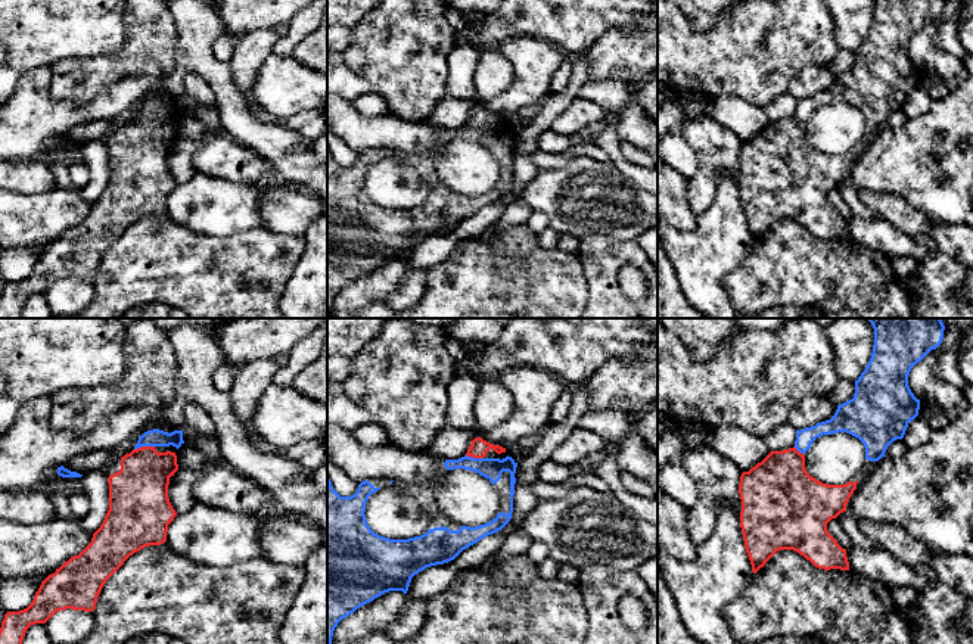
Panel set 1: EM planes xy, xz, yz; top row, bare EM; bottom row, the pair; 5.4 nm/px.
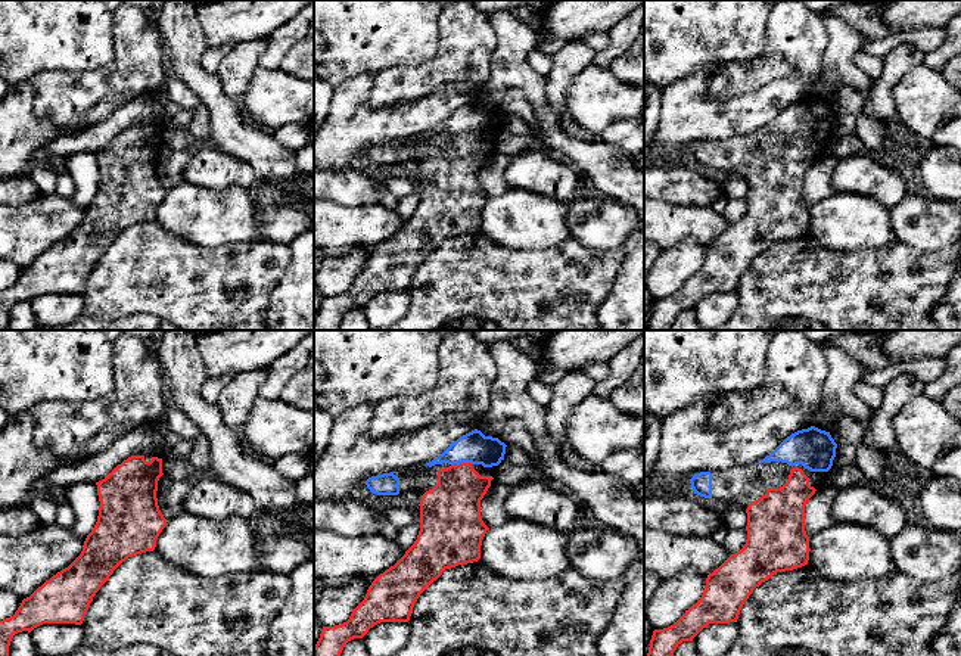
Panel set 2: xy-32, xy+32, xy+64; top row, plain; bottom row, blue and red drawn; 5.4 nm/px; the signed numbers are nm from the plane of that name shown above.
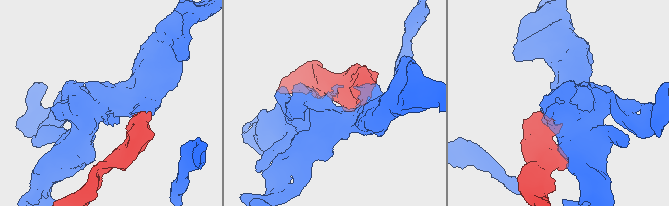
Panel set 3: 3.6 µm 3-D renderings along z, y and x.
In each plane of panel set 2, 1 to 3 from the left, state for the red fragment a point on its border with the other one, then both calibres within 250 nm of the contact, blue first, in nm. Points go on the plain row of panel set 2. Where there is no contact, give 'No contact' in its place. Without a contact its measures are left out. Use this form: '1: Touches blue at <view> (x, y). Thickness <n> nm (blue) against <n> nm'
1: No contact
2: Touches blue at xy+32 (462, 131). Thickness 170 nm (blue) against 300 nm
3: No contact

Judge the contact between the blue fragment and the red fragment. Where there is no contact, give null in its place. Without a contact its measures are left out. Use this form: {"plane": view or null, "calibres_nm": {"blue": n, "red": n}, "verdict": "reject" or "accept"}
{"plane": "xy", "calibres_nm": {"blue": 100, "red": 320}, "verdict": "accept"}

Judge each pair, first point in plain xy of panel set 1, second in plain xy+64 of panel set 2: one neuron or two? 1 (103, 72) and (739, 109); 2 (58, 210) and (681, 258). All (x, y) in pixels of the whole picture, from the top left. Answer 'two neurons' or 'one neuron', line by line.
1: two neurons
2: two neurons

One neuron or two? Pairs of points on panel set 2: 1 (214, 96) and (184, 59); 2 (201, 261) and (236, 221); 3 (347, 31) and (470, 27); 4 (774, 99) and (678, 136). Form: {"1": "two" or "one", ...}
{"1": "one", "2": "two", "3": "two", "4": "one"}

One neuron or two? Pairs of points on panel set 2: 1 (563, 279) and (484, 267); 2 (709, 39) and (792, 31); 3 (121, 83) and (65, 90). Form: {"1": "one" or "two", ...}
{"1": "one", "2": "two", "3": "one"}

